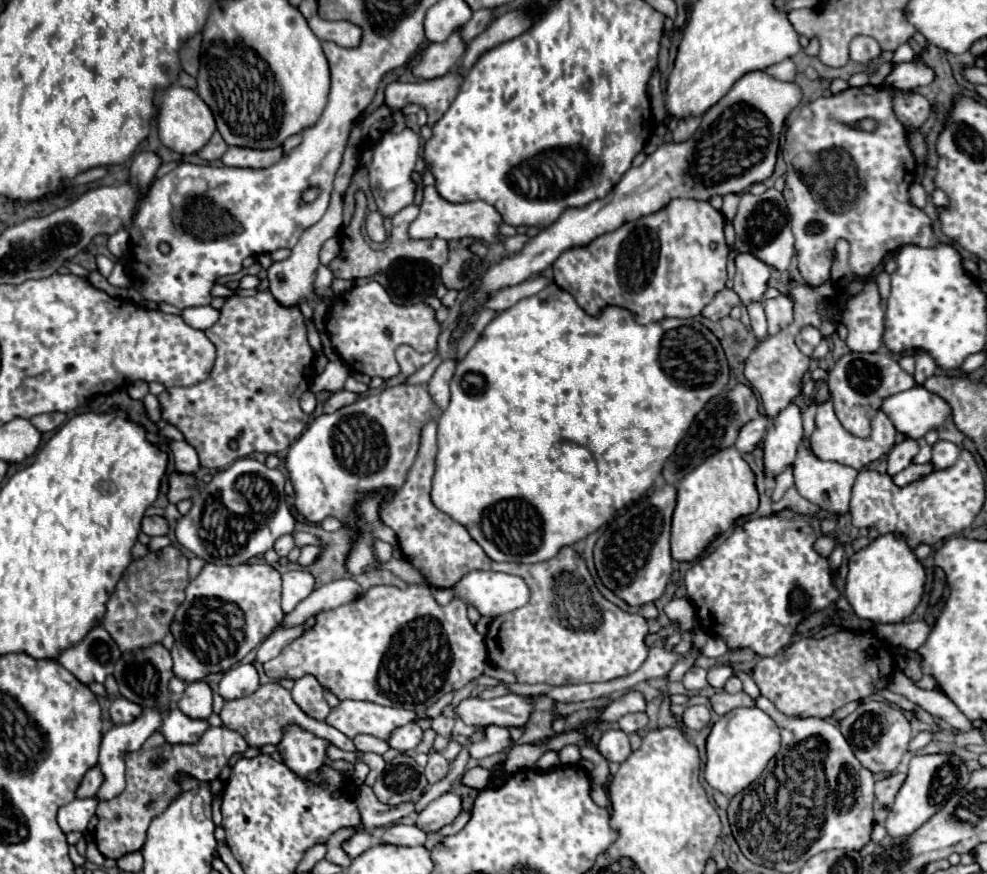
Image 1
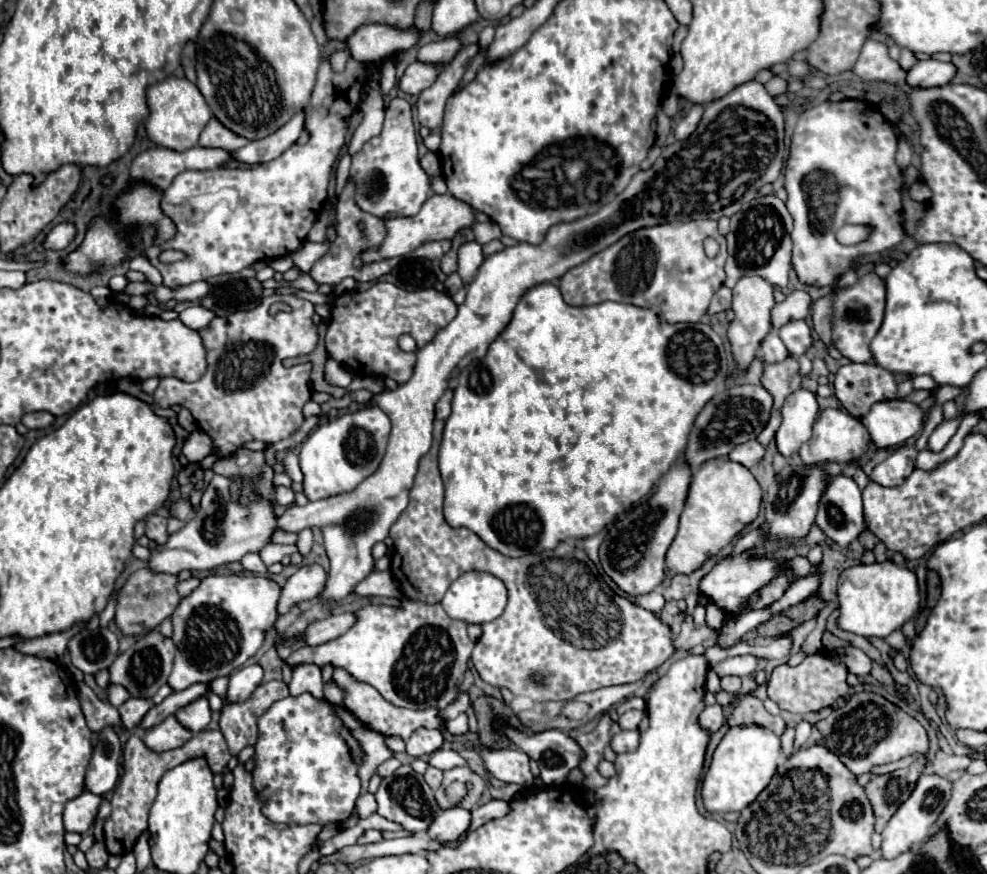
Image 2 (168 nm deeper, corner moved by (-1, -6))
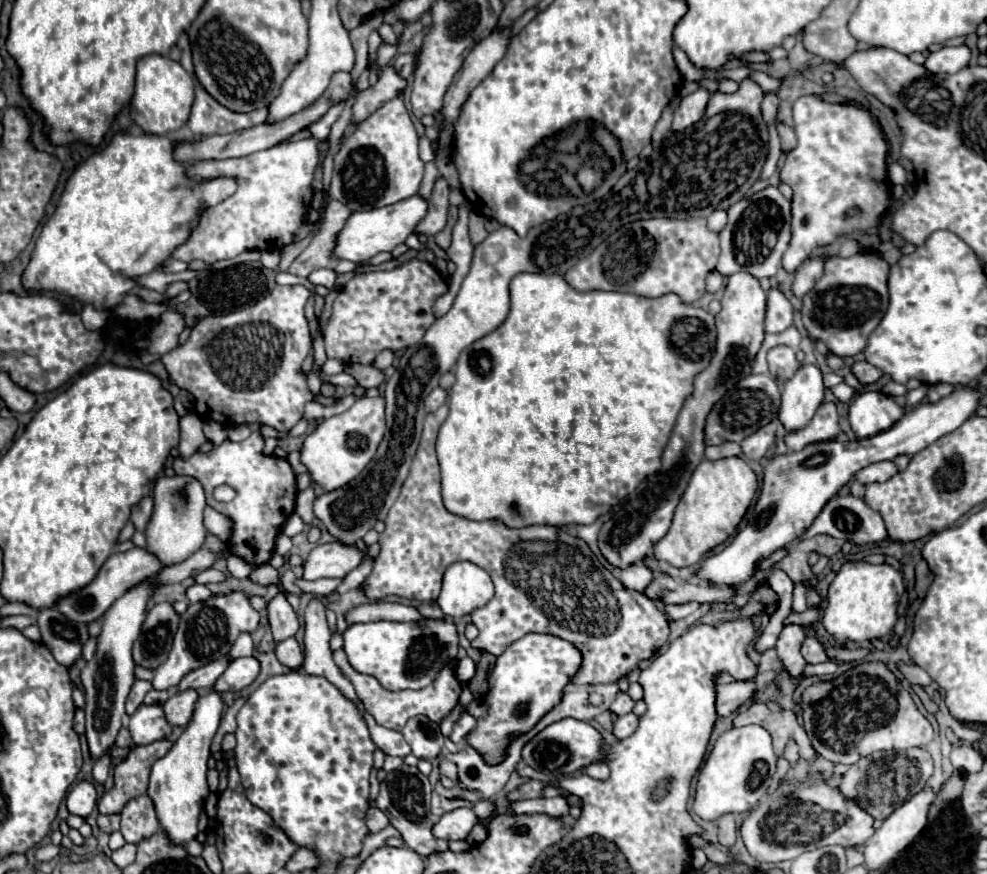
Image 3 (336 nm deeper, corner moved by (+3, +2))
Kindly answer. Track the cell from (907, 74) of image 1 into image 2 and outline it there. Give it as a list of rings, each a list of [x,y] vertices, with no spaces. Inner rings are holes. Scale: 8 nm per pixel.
[[[919,61],[913,69],[909,69],[907,79],[915,87],[941,87],[947,85],[957,73],[957,67],[953,63],[943,61]]]

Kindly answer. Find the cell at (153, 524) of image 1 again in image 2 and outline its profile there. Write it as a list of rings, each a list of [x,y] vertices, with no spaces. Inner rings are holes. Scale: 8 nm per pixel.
[[[149,515],[145,519],[145,525],[147,525],[147,531],[145,535],[155,541],[155,543],[165,543],[167,541],[167,519],[161,517],[161,515]]]

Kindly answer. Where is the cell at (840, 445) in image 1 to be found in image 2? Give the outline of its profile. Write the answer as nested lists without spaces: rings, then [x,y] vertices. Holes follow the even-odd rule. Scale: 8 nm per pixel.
[[[825,409],[825,411],[821,411],[817,423],[813,425],[813,437],[801,445],[799,457],[803,459],[805,465],[831,463],[831,461],[851,461],[851,459],[859,459],[867,451],[869,441],[871,441],[869,433],[861,425],[861,421],[845,415],[839,409]]]

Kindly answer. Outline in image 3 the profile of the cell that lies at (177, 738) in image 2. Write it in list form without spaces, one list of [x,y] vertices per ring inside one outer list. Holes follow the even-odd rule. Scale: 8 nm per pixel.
[[[141,705],[127,721],[135,745],[149,745],[171,735],[173,727],[165,719],[161,705]]]

